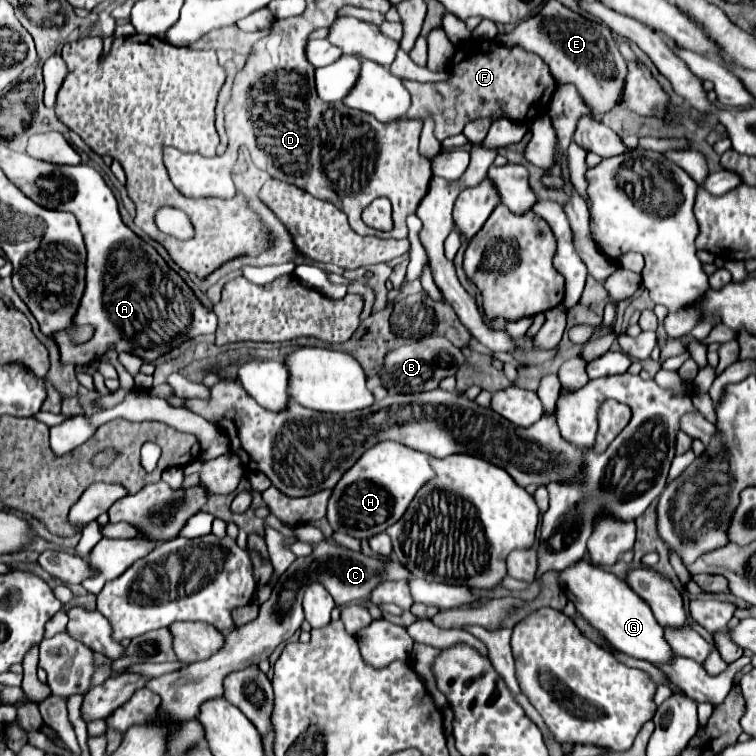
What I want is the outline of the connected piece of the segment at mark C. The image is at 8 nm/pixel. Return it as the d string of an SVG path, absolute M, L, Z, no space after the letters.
M324 539L312 549L308 557L298 557L288 567L288 571L280 575L280 581L272 589L270 599L260 605L258 617L252 623L246 623L244 627L230 631L226 635L226 647L218 651L218 655L212 655L210 659L206 659L206 663L192 663L182 671L172 671L156 679L150 679L146 687L162 697L162 709L166 709L166 715L170 713L170 719L196 717L200 713L202 703L224 695L222 683L226 675L250 665L258 665L260 661L268 659L282 641L290 639L300 629L304 621L302 597L308 585L322 583L334 595L336 605L348 605L352 601L368 597L374 591L374 587L378 587L378 583L398 579L410 579L410 571L398 559L368 557L362 551L352 551L344 545L334 543L332 539Z

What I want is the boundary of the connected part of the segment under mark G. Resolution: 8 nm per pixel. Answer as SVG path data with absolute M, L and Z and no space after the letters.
M584 559L578 561L578 565L568 567L560 573L560 579L566 587L568 599L574 601L576 611L594 627L598 629L616 649L624 651L630 657L650 661L654 665L672 663L676 653L672 651L670 643L664 637L664 629L658 625L656 617L652 615L652 609L648 603L638 597L626 581L618 579L616 575L598 569L592 563L586 563Z

